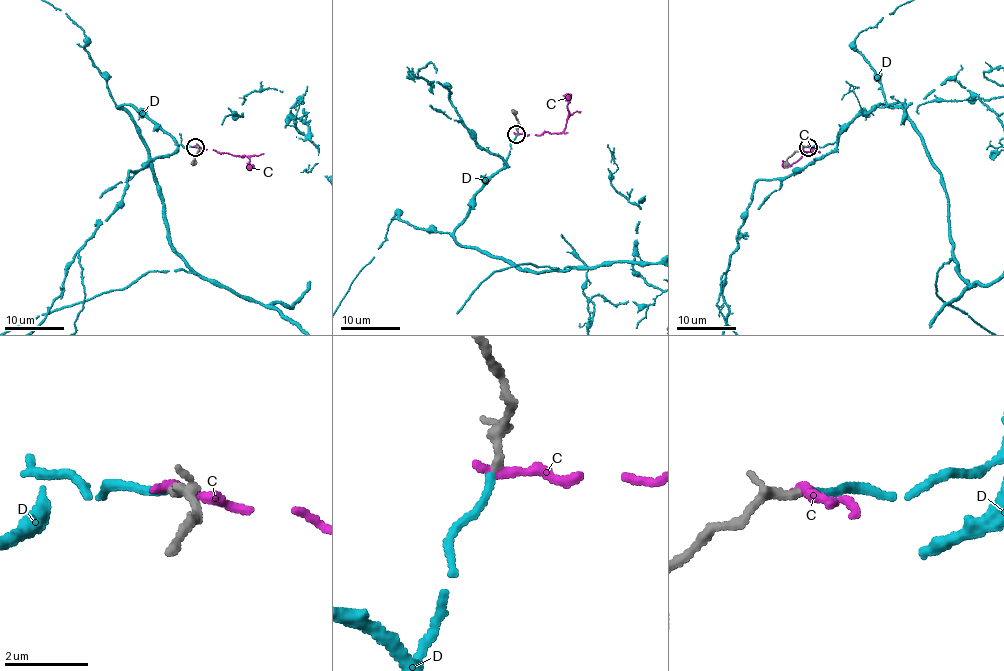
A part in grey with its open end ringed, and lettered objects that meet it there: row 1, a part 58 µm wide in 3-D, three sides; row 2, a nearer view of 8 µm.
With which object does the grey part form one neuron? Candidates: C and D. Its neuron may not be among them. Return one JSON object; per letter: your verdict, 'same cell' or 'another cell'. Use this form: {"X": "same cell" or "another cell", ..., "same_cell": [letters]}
{"C": "another cell", "D": "same cell", "same_cell": ["D"]}

